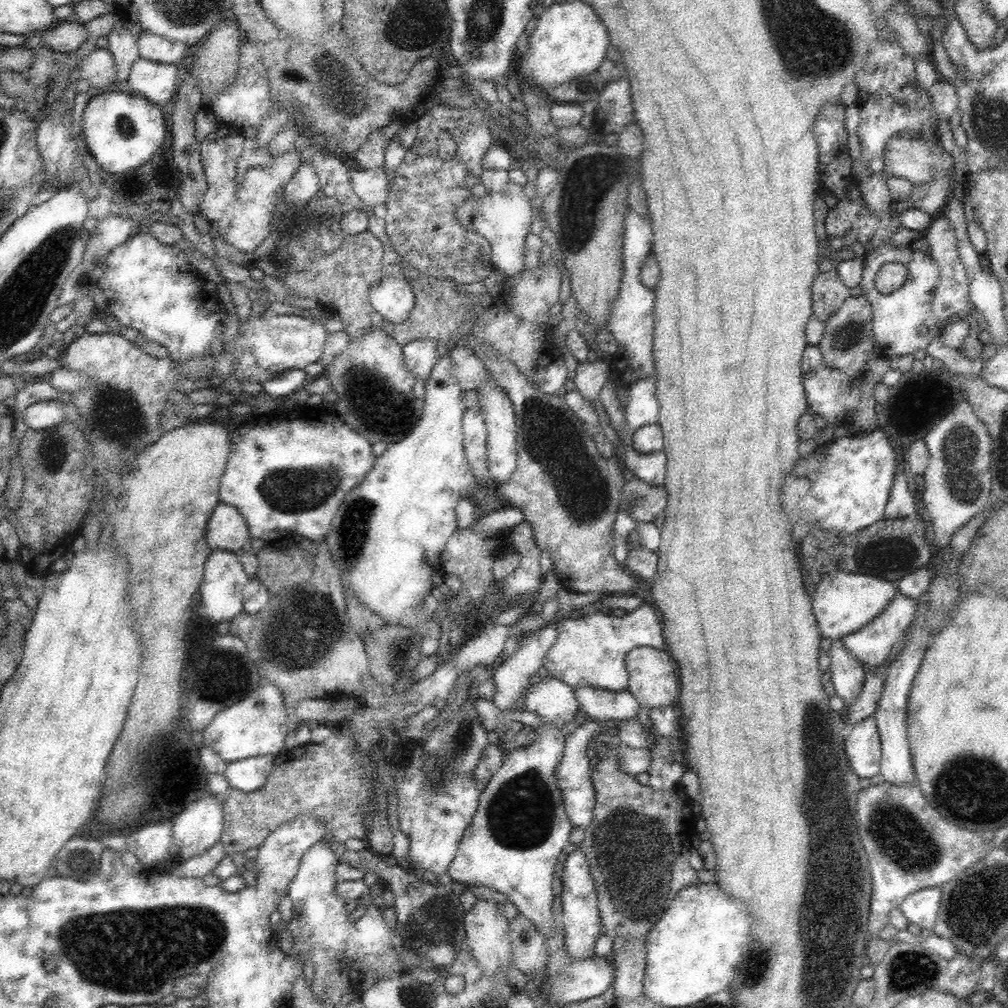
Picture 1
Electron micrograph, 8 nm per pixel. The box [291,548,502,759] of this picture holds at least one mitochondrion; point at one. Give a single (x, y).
(404, 651)

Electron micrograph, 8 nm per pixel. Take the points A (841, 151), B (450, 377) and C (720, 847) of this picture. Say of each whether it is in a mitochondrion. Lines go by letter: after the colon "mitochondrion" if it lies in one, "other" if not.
A: other
B: other
C: other

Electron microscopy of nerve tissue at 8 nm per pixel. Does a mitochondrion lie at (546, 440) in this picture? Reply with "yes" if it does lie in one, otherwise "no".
yes

